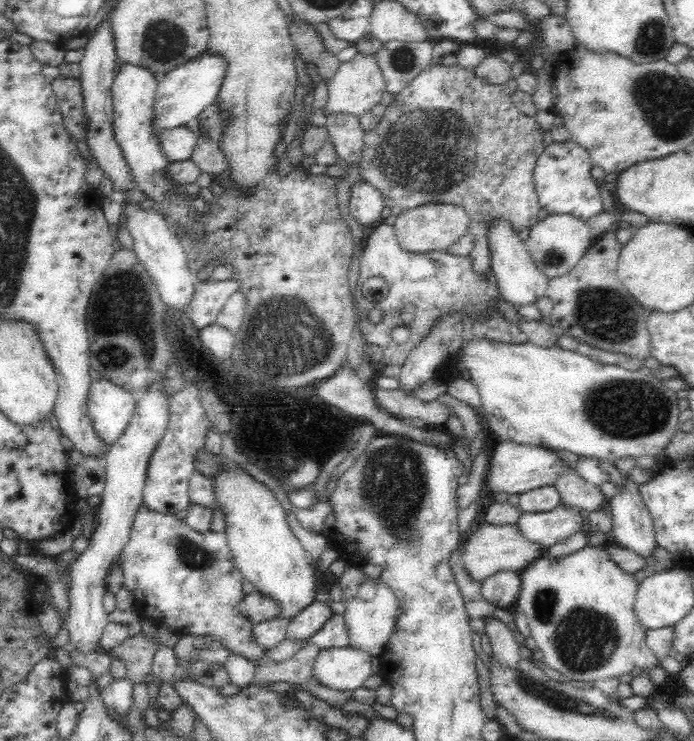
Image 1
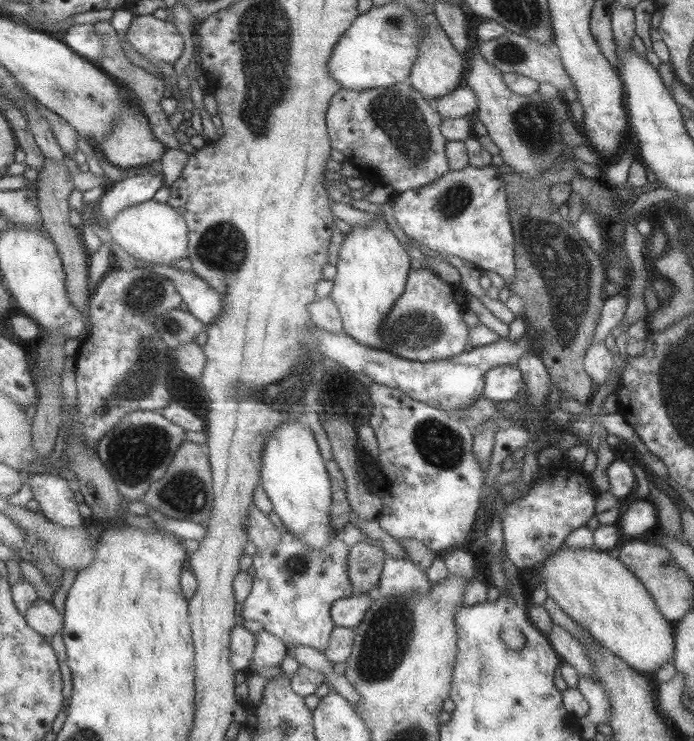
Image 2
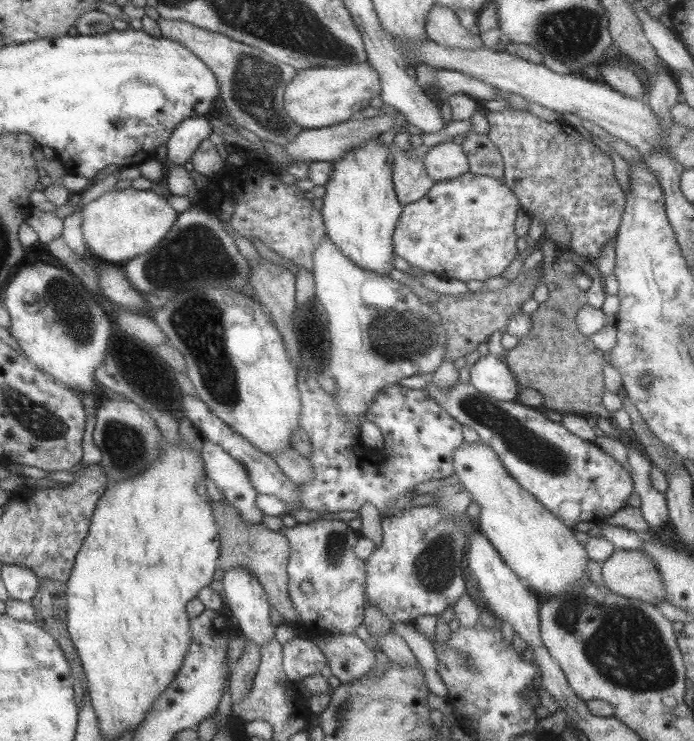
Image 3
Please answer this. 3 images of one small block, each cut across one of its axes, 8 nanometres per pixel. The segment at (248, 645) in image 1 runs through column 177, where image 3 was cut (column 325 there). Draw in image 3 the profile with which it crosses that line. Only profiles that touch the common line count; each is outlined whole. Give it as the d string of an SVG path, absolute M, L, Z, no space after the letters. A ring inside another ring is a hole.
M319 518L305 524L296 524L293 528L282 526L280 534L285 536L290 545L290 554L286 573L288 576L288 594L295 613L299 615L299 622L305 626L313 626L319 632L335 632L341 634L352 633L355 627L364 621L364 561L358 560L353 553L359 533L348 526L347 521L333 520L333 518Z

